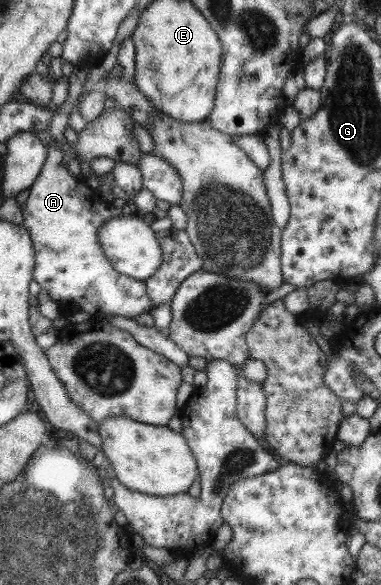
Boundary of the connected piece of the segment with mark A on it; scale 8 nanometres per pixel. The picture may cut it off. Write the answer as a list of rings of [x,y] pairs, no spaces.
[[[86,63],[73,67],[68,80],[67,97],[53,114],[47,132],[51,144],[46,147],[46,158],[36,180],[28,188],[28,197],[21,206],[24,227],[32,241],[35,263],[32,269],[32,281],[40,290],[56,302],[61,315],[83,312],[88,314],[106,314],[134,318],[138,314],[148,313],[154,306],[145,292],[143,282],[128,279],[116,272],[104,258],[97,243],[97,230],[109,218],[126,213],[129,209],[120,209],[112,205],[108,198],[101,198],[95,188],[90,188],[89,179],[80,179],[70,174],[66,165],[61,165],[62,135],[67,127],[68,113],[74,109],[82,94],[83,84],[90,70]]]

